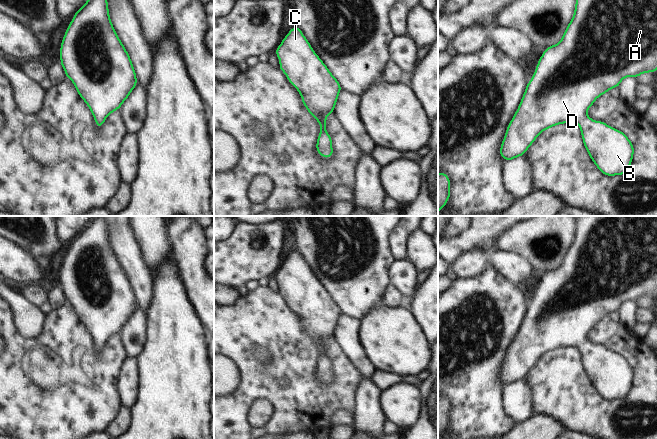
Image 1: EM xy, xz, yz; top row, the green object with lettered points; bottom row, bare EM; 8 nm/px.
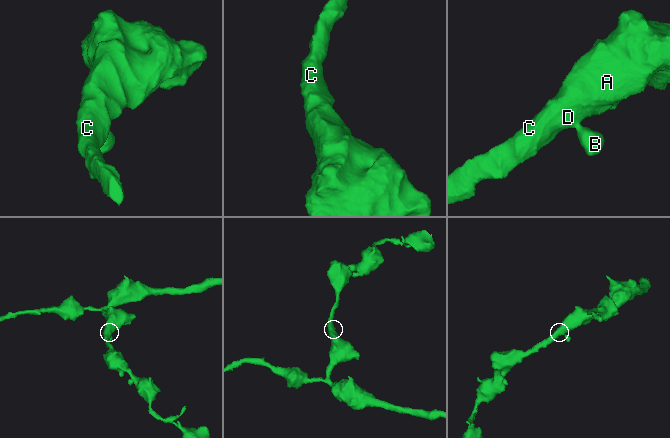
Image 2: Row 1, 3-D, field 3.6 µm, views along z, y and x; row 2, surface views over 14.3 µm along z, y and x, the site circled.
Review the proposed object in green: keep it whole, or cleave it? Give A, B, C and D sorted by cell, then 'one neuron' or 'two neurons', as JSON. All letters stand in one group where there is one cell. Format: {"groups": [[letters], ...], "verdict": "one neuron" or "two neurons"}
{"groups": [["A", "B", "C", "D"]], "verdict": "one neuron"}

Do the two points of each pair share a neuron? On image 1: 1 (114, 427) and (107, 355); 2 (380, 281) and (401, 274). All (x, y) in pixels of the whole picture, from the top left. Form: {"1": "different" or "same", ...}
{"1": "different", "2": "different"}

